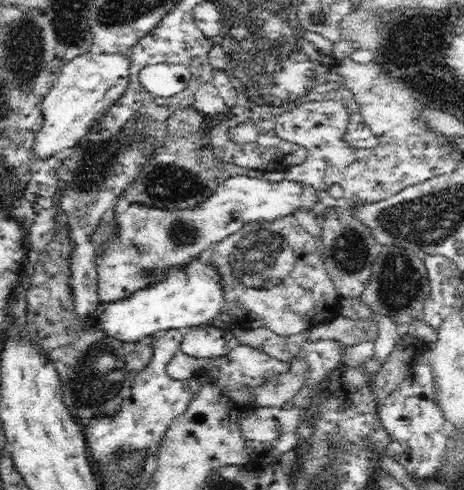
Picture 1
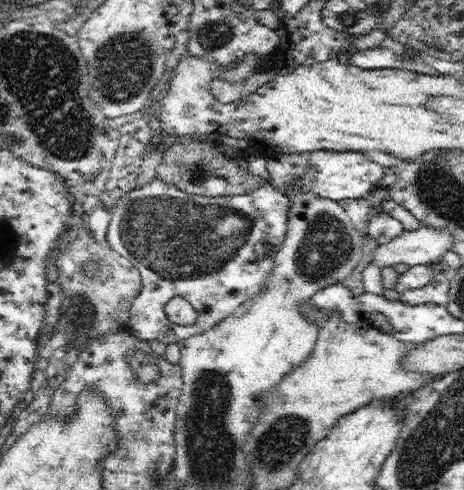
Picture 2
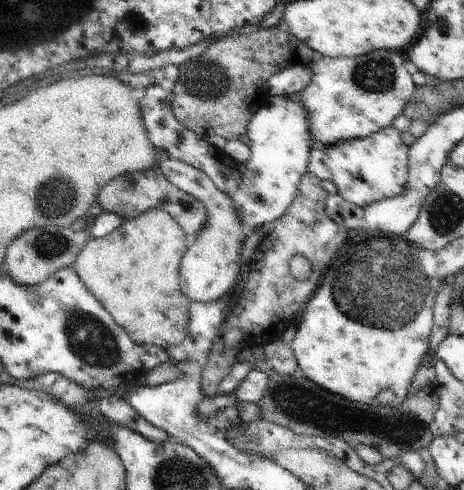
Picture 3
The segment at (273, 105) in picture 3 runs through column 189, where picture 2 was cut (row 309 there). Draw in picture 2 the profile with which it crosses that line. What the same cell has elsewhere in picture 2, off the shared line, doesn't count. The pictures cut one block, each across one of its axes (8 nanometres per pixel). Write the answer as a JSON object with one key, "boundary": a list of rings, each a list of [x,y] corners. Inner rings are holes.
{"boundary":[[[262,156],[248,158],[250,172],[262,174],[261,178],[265,180],[261,187],[248,194],[218,197],[190,195],[155,177],[142,187],[134,187],[117,200],[111,209],[105,241],[112,250],[130,258],[132,265],[140,271],[143,284],[140,294],[131,303],[126,333],[144,342],[159,340],[166,345],[178,343],[217,326],[262,292],[262,285],[272,275],[274,258],[286,236],[288,209],[291,205],[286,193],[272,183],[266,162]],[[174,296],[184,298],[194,307],[196,324],[183,326],[168,320],[164,307]]]}

